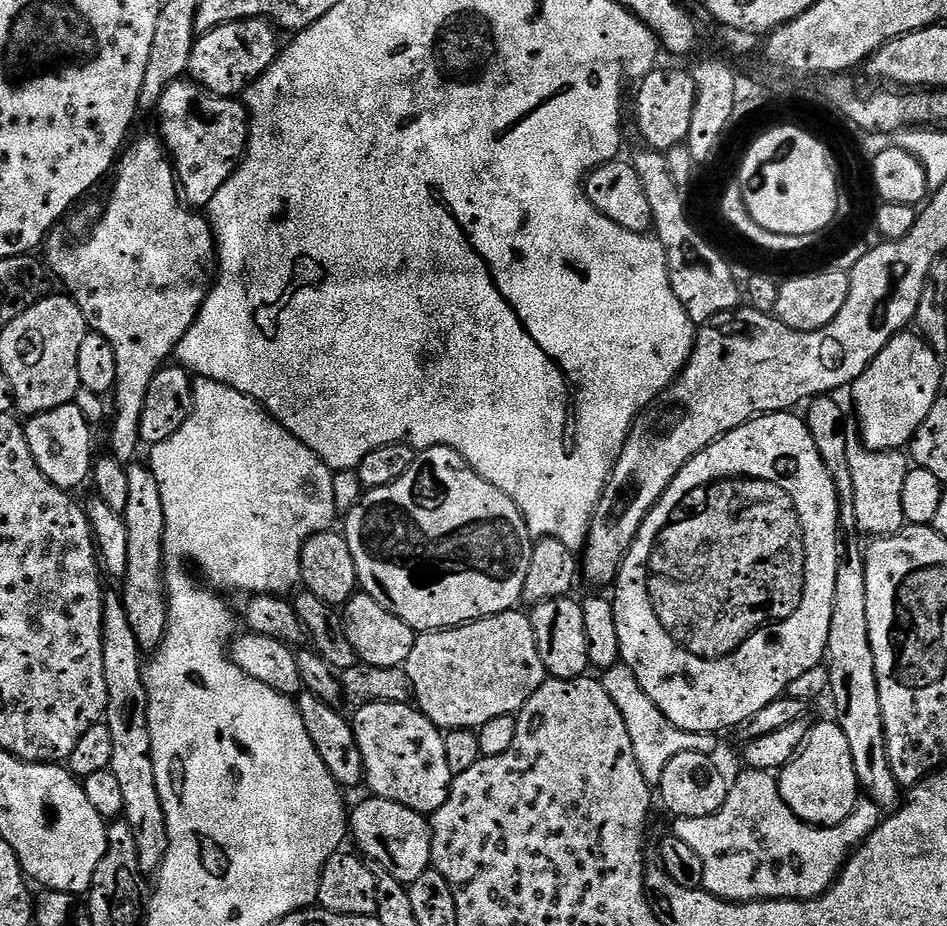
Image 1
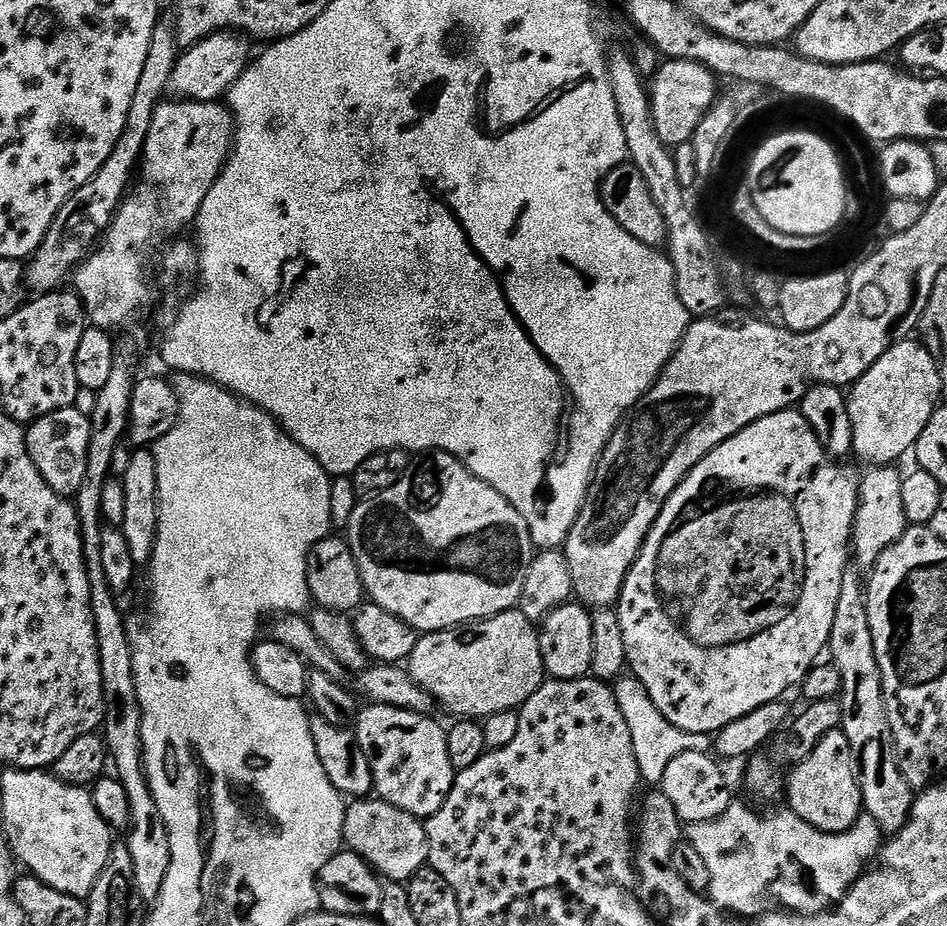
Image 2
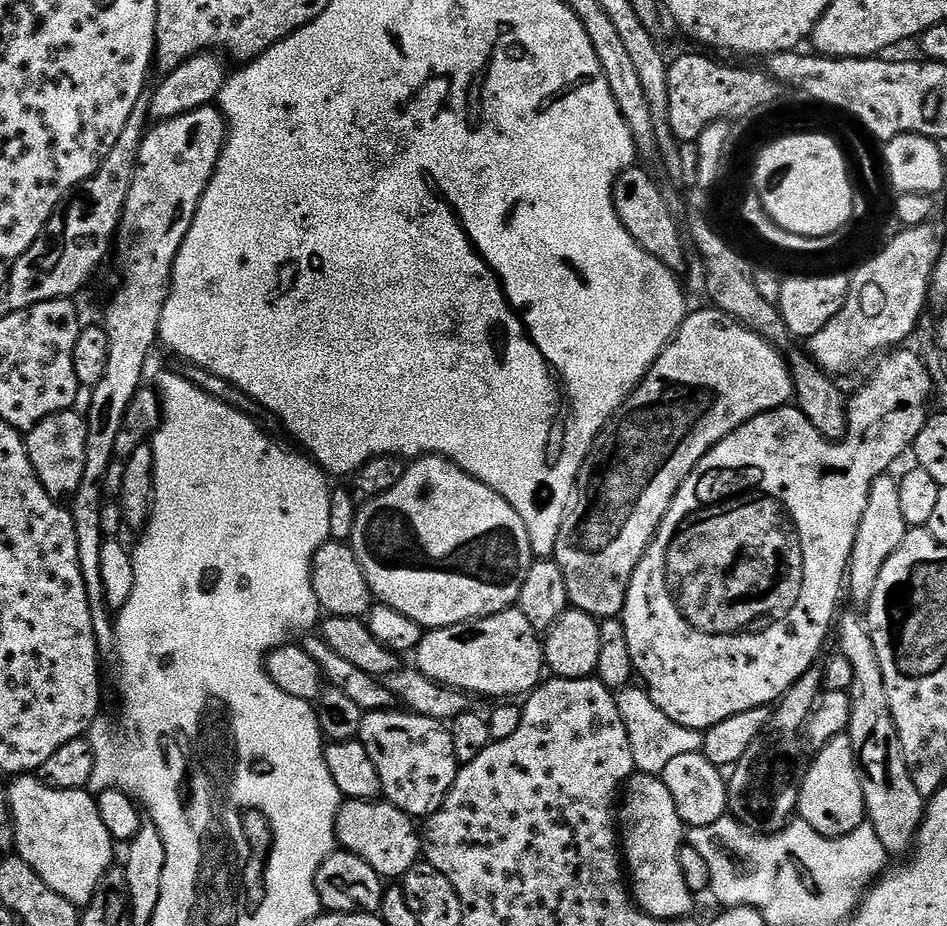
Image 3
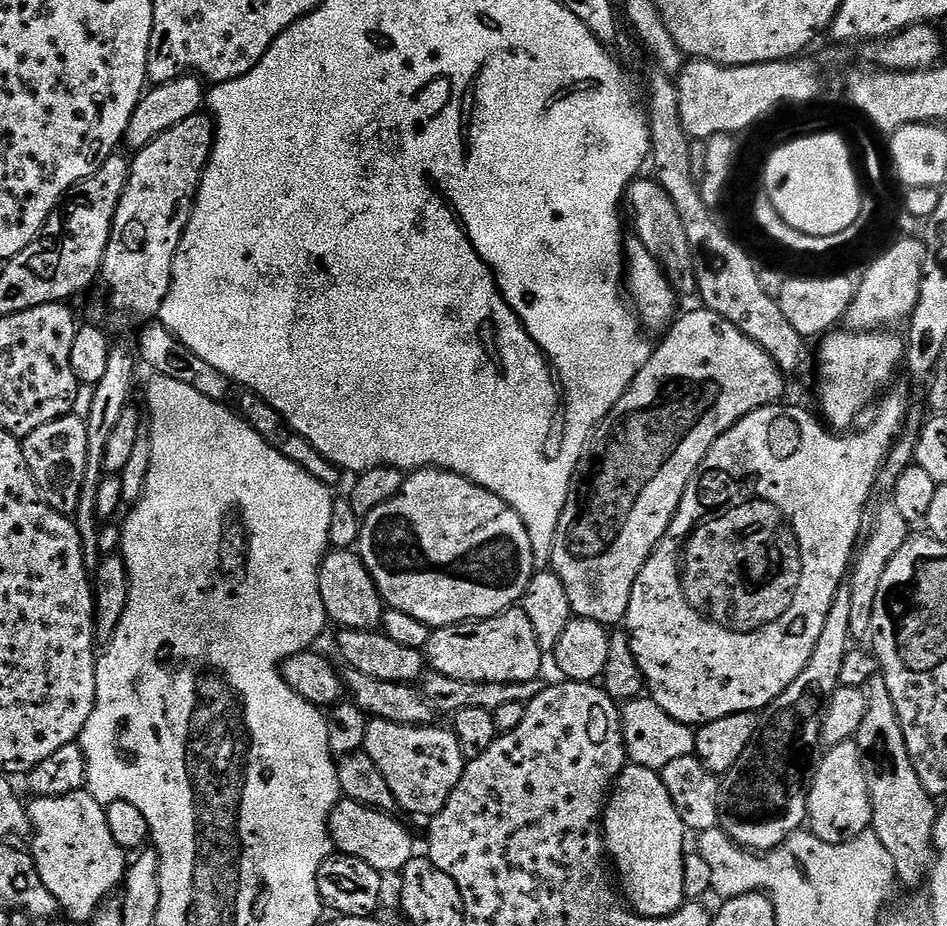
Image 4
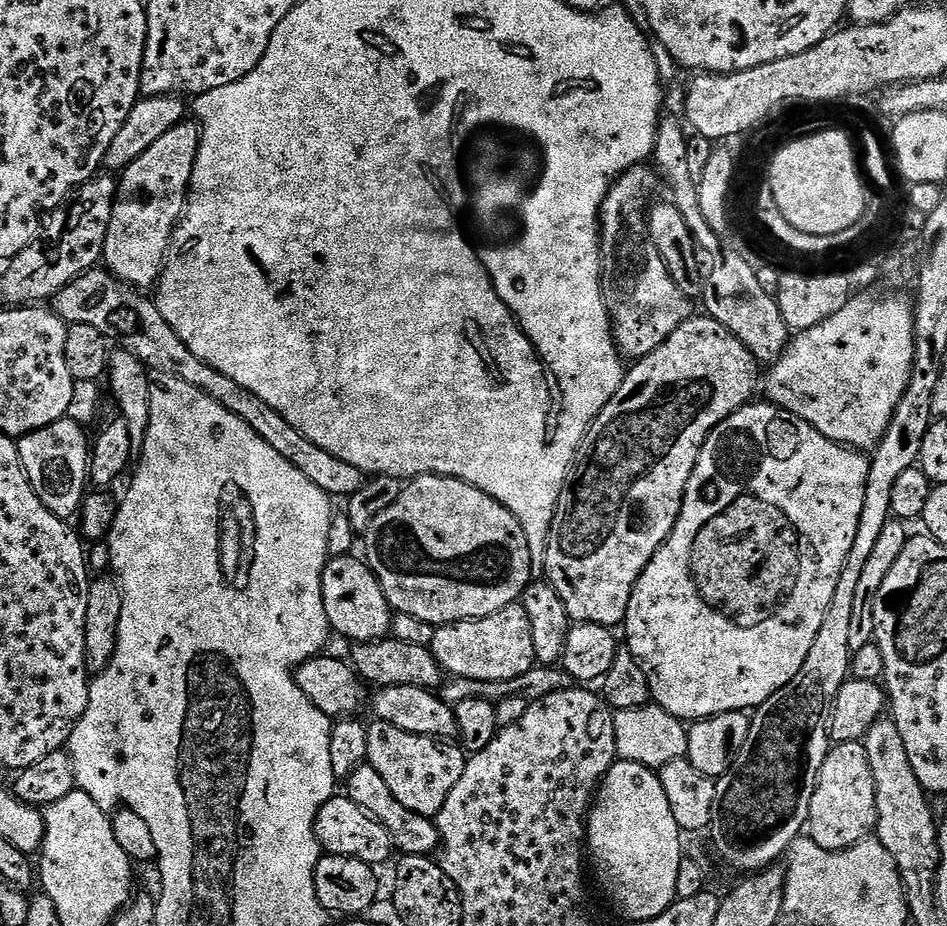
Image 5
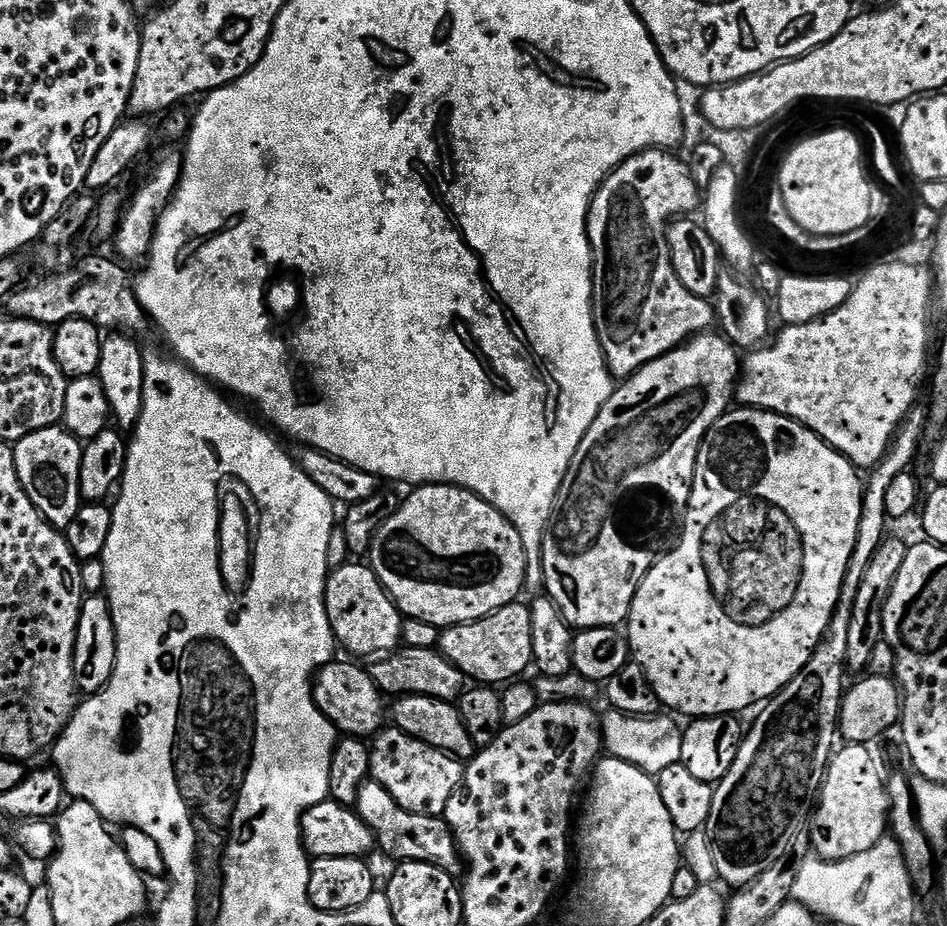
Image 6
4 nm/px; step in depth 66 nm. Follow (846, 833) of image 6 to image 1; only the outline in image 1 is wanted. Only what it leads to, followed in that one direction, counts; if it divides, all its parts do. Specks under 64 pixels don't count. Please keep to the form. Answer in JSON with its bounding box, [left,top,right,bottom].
[778,723,861,826]

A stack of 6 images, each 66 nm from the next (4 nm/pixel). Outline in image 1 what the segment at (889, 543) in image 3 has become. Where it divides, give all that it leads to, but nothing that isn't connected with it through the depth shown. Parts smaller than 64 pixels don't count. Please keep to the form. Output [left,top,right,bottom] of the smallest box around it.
[846,430,910,537]

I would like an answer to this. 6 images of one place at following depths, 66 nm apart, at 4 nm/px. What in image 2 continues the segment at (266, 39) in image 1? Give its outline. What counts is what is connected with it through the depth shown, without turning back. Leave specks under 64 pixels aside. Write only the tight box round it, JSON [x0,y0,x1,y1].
[168,30,253,102]

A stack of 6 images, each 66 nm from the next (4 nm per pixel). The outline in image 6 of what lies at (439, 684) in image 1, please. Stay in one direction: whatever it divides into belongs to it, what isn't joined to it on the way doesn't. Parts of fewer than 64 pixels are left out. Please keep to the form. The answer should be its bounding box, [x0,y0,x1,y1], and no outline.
[439,603,532,686]

